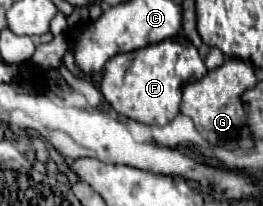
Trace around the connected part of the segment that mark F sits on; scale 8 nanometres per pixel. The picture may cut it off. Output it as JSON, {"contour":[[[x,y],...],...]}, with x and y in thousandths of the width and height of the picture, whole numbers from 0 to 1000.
{"contour":[[[627,189],[612,209],[582,209],[567,228],[536,228],[521,248],[460,257],[414,286],[392,345],[384,451],[452,558],[536,597],[635,607],[681,549],[696,413],[764,383],[779,354],[787,325],[719,199]]]}

